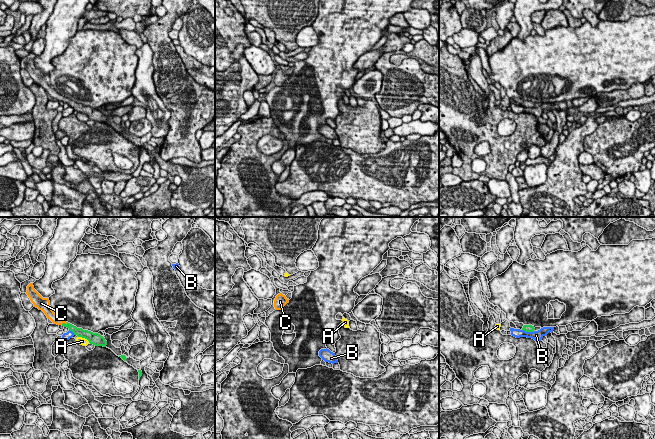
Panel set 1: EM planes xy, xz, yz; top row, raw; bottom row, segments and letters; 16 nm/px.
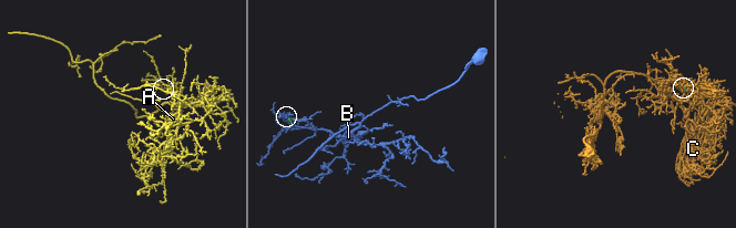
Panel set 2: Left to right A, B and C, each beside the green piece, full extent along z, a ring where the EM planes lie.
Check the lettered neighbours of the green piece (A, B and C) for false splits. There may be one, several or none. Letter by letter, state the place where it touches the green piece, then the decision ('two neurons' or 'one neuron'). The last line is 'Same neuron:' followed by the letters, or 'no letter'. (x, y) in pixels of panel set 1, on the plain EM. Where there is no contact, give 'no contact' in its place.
A: contact xy (84, 113); two neurons
B: contact yz (528, 107); two neurons
C: contact xy (64, 99); one neuron
Same neuron: C

